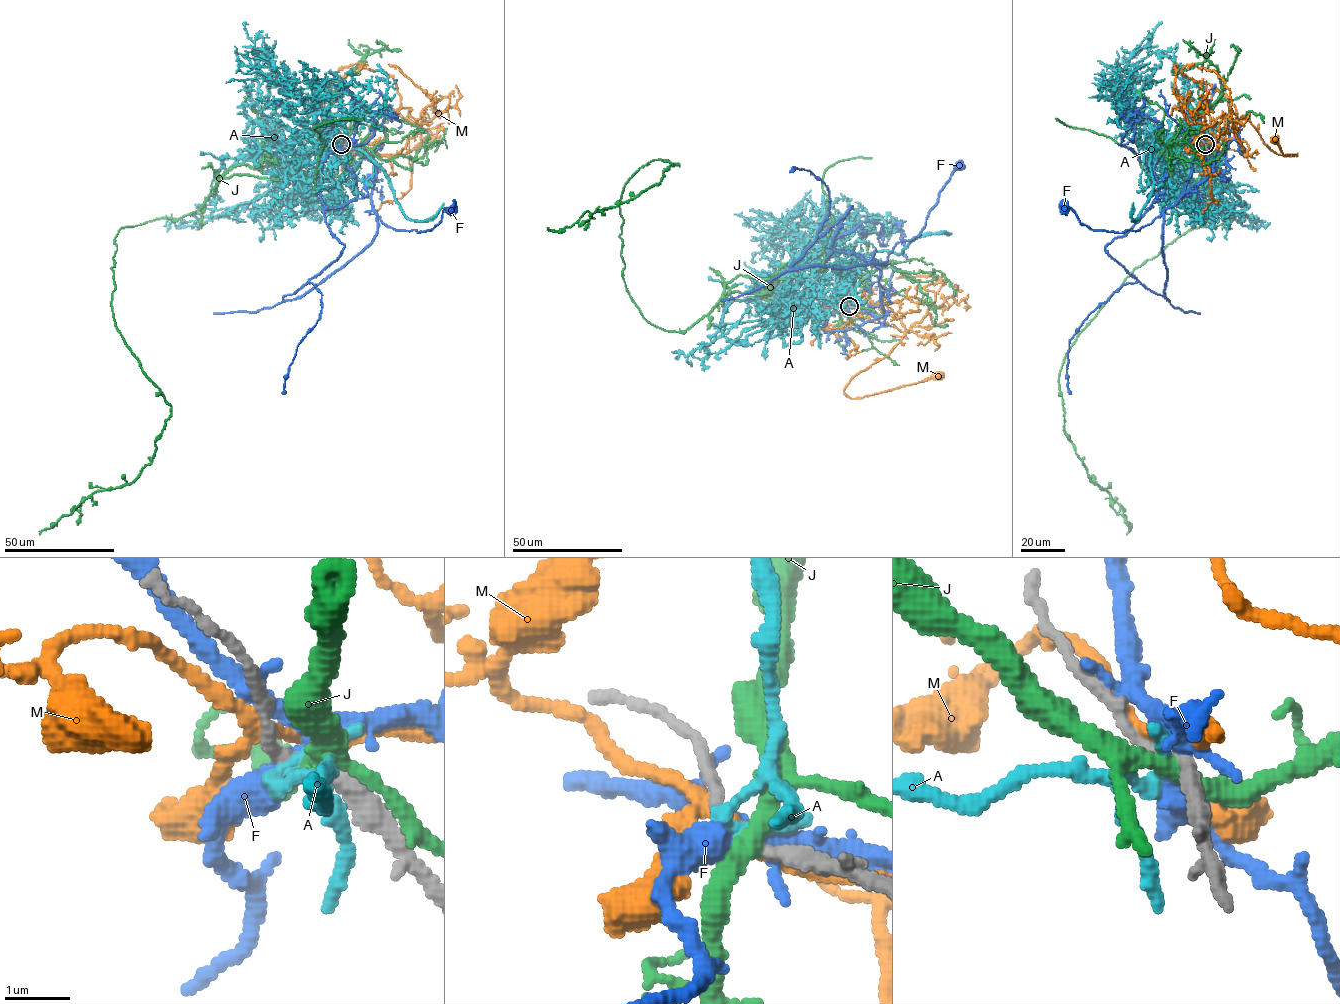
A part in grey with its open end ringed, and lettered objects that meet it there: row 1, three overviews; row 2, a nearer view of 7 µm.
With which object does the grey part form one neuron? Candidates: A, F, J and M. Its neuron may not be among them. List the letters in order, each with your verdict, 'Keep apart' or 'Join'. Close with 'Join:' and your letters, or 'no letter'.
A: Keep apart
F: Keep apart
J: Keep apart
M: Keep apart
Join: no letter

